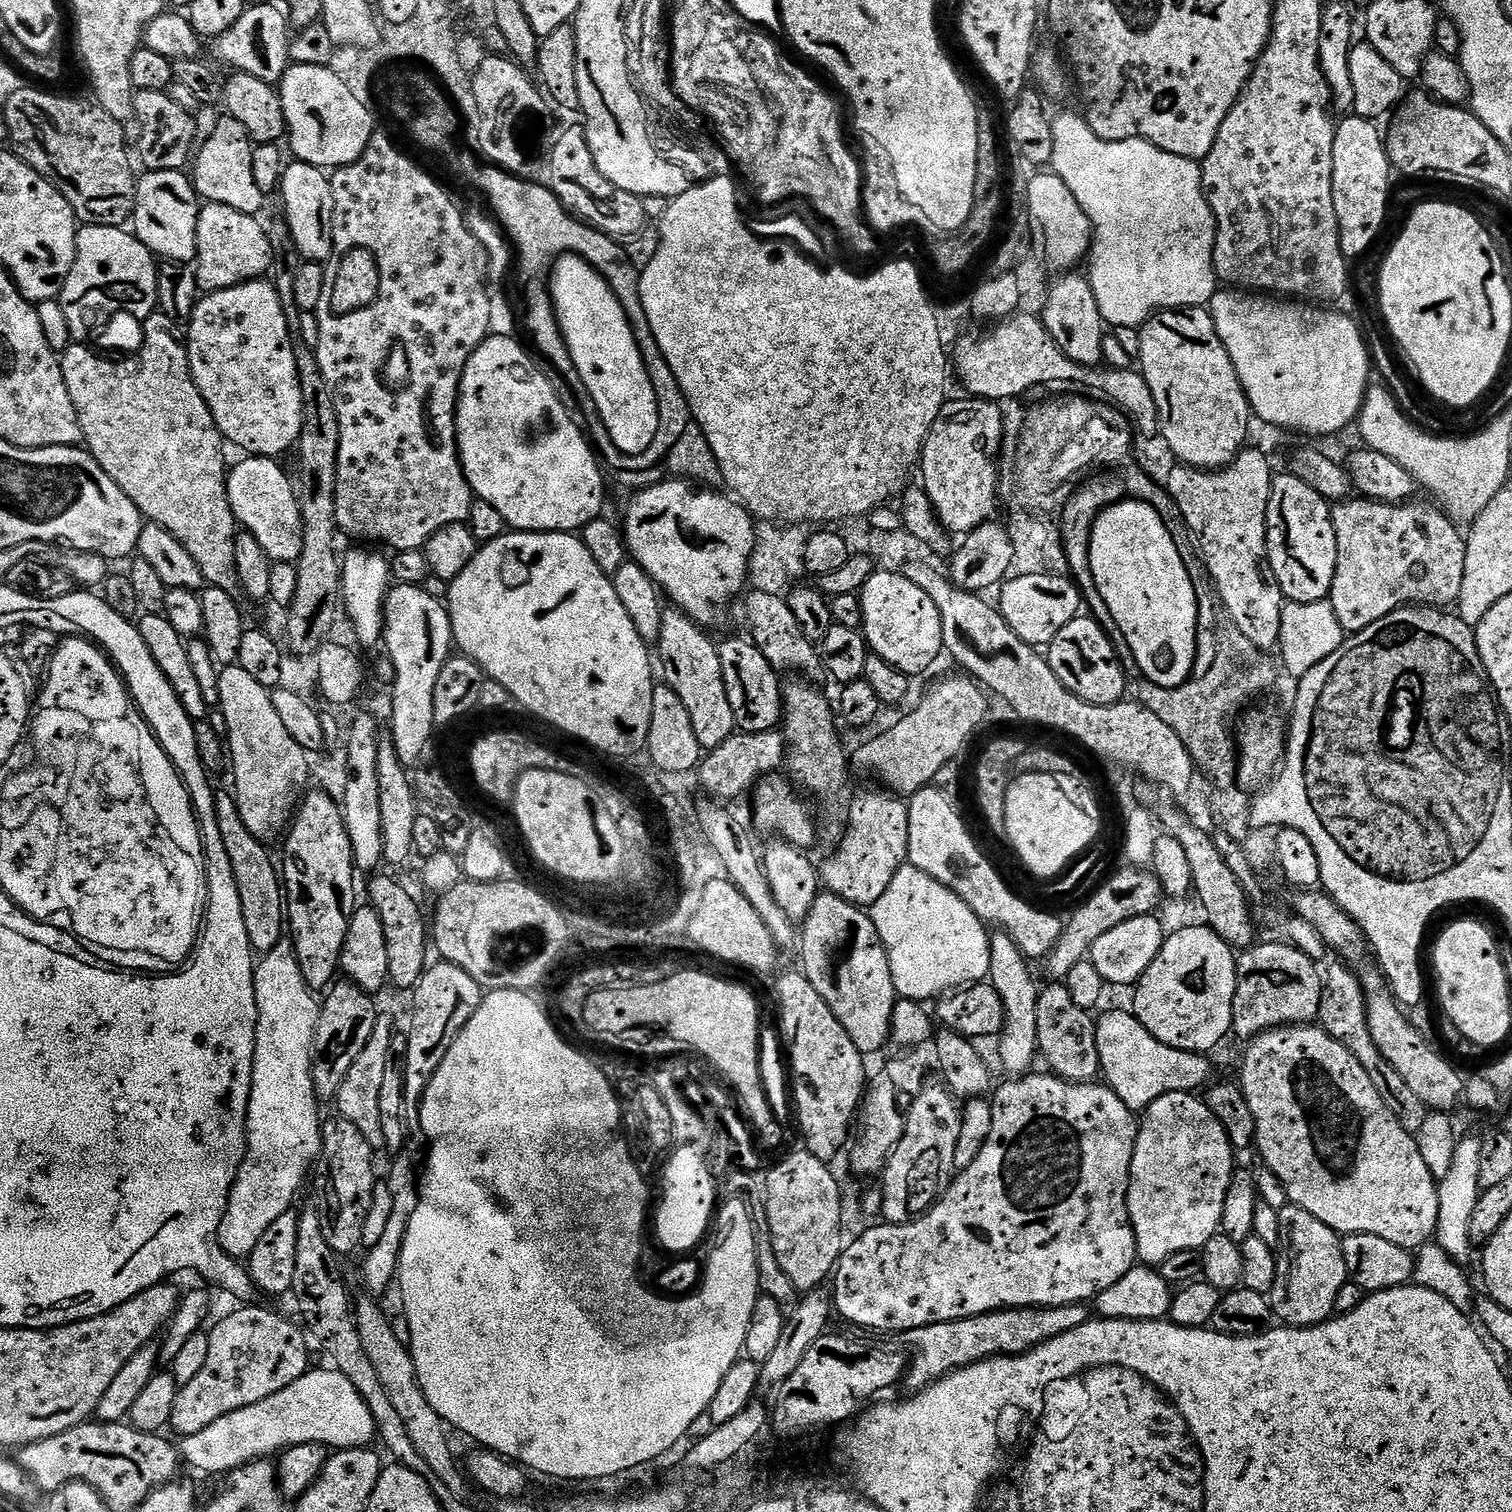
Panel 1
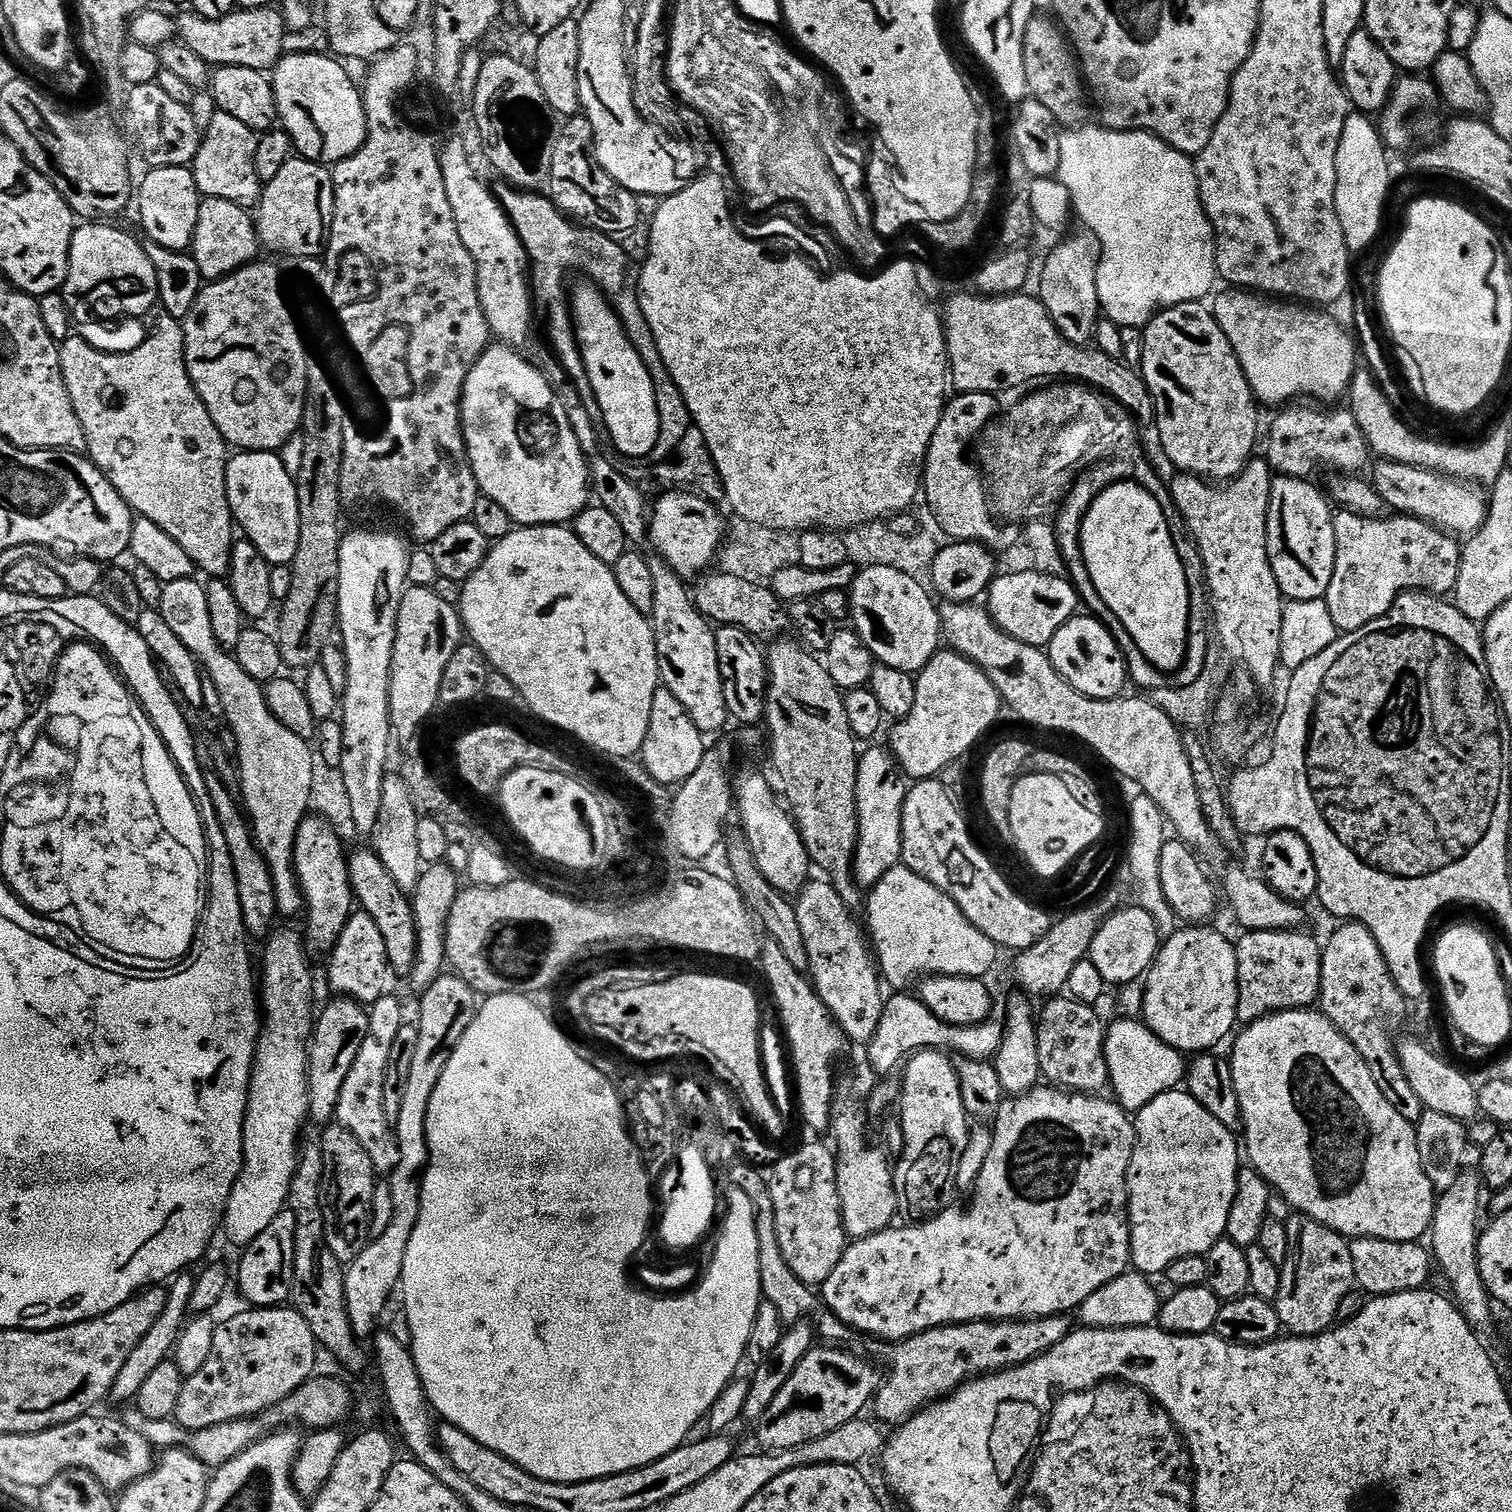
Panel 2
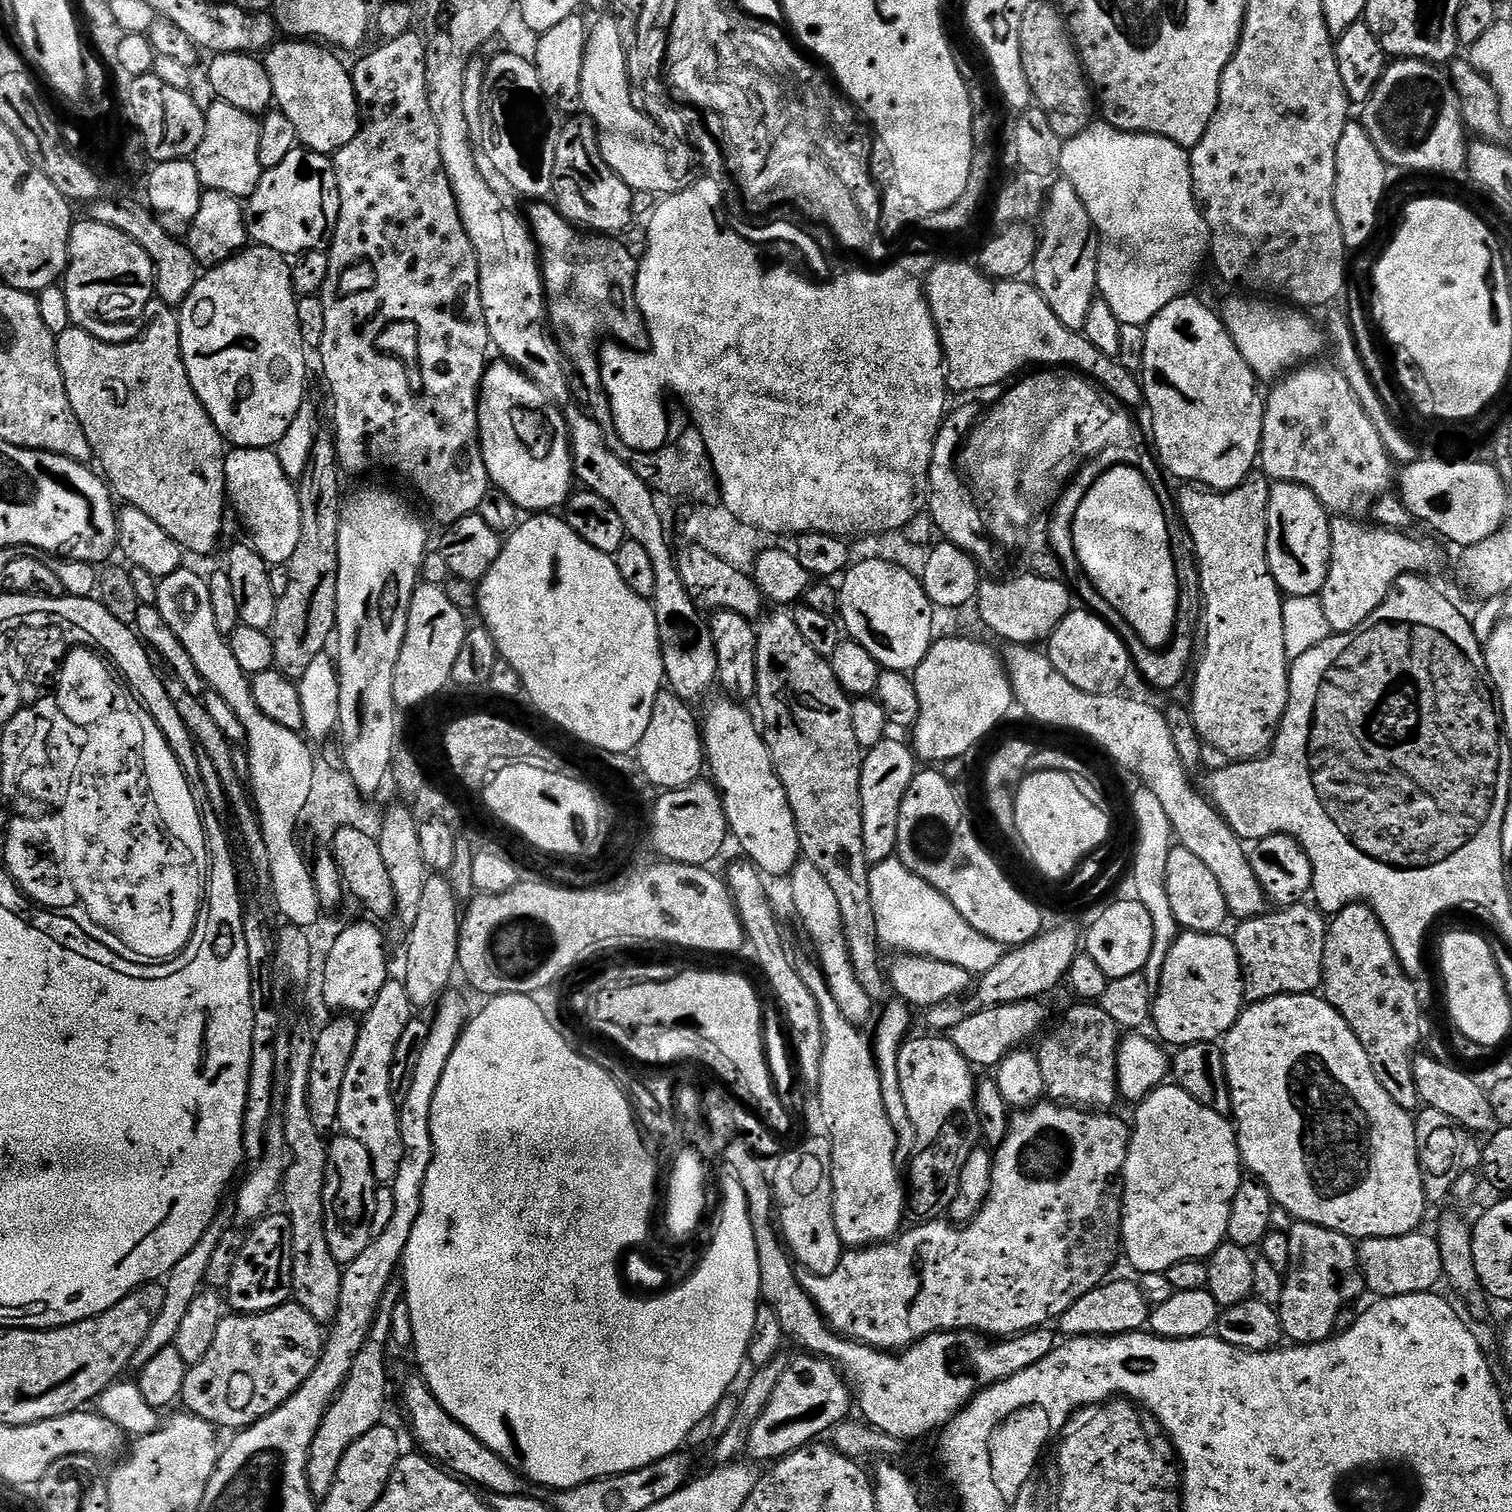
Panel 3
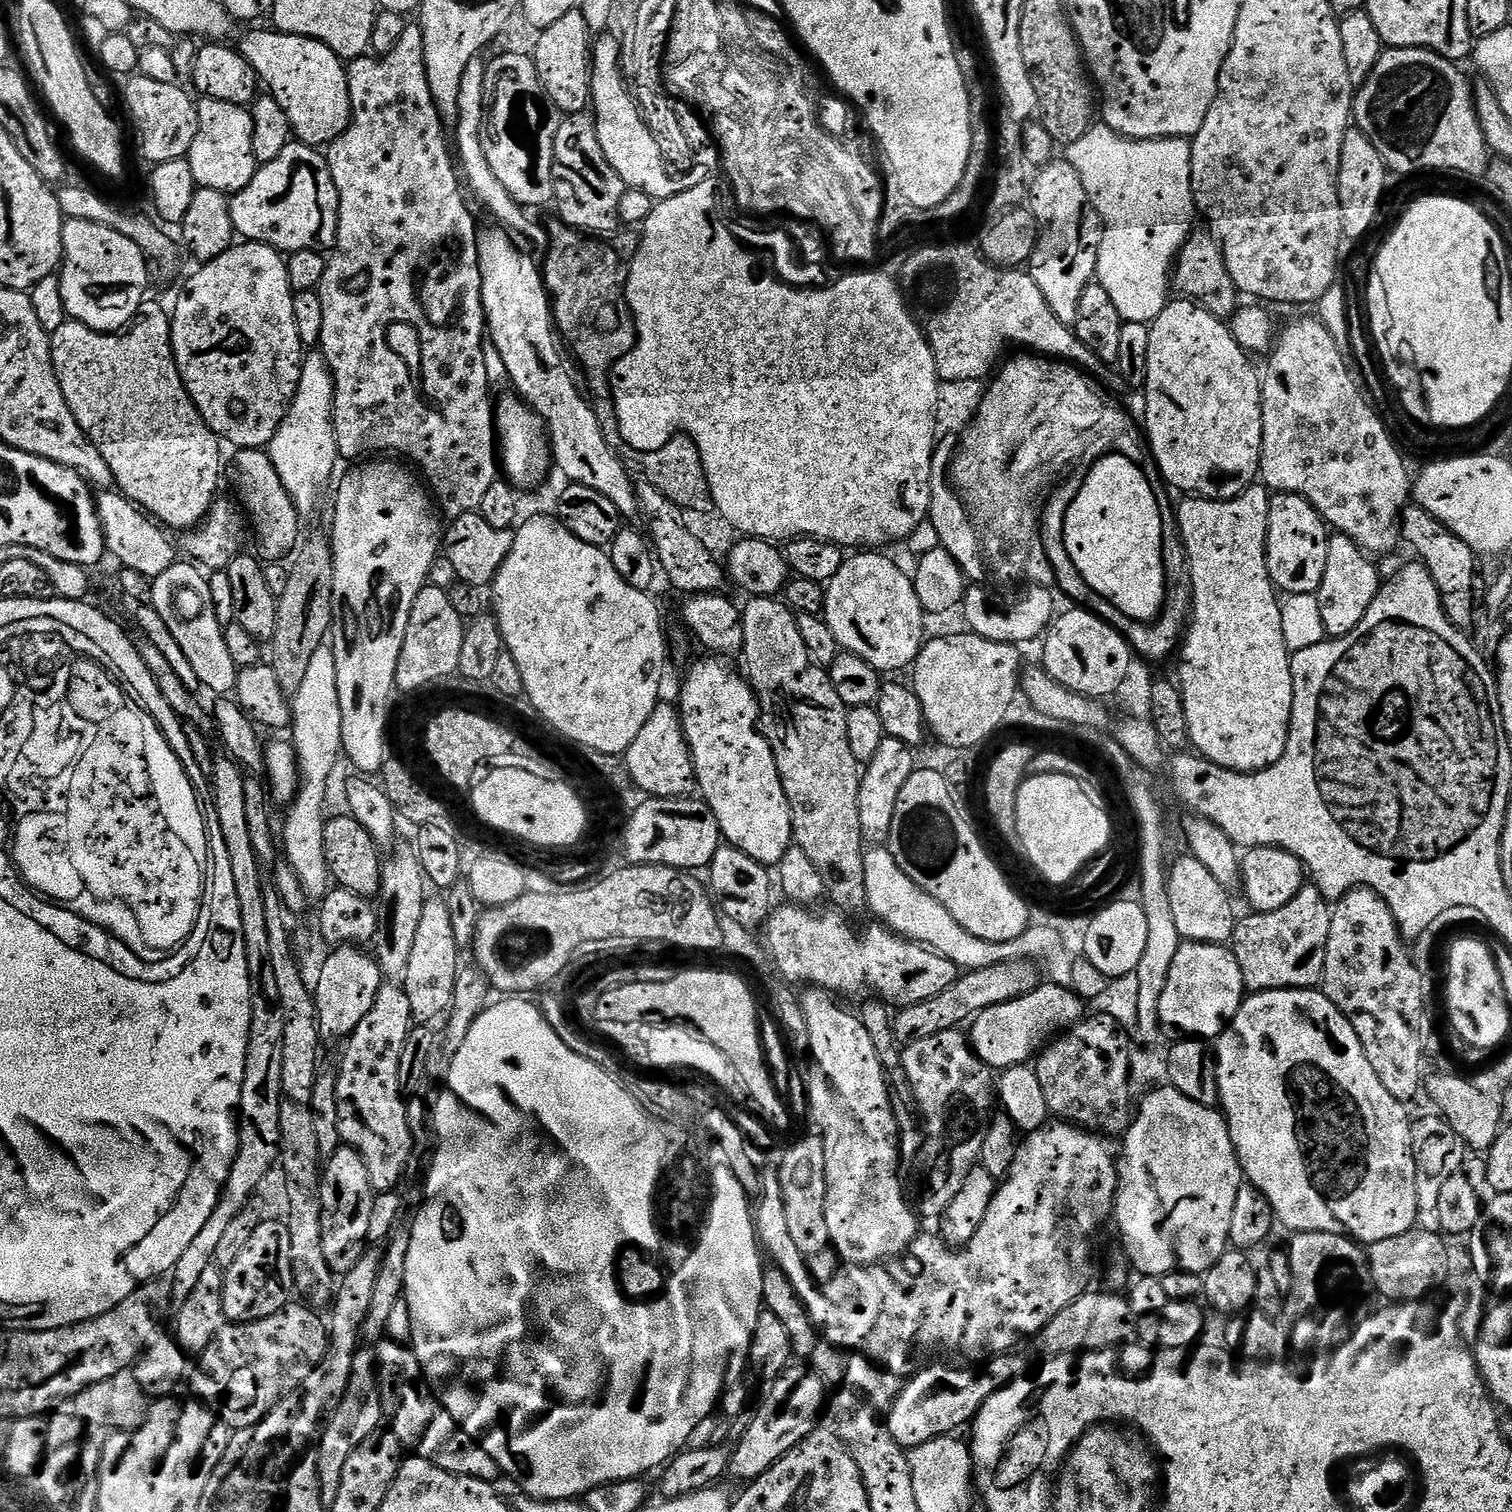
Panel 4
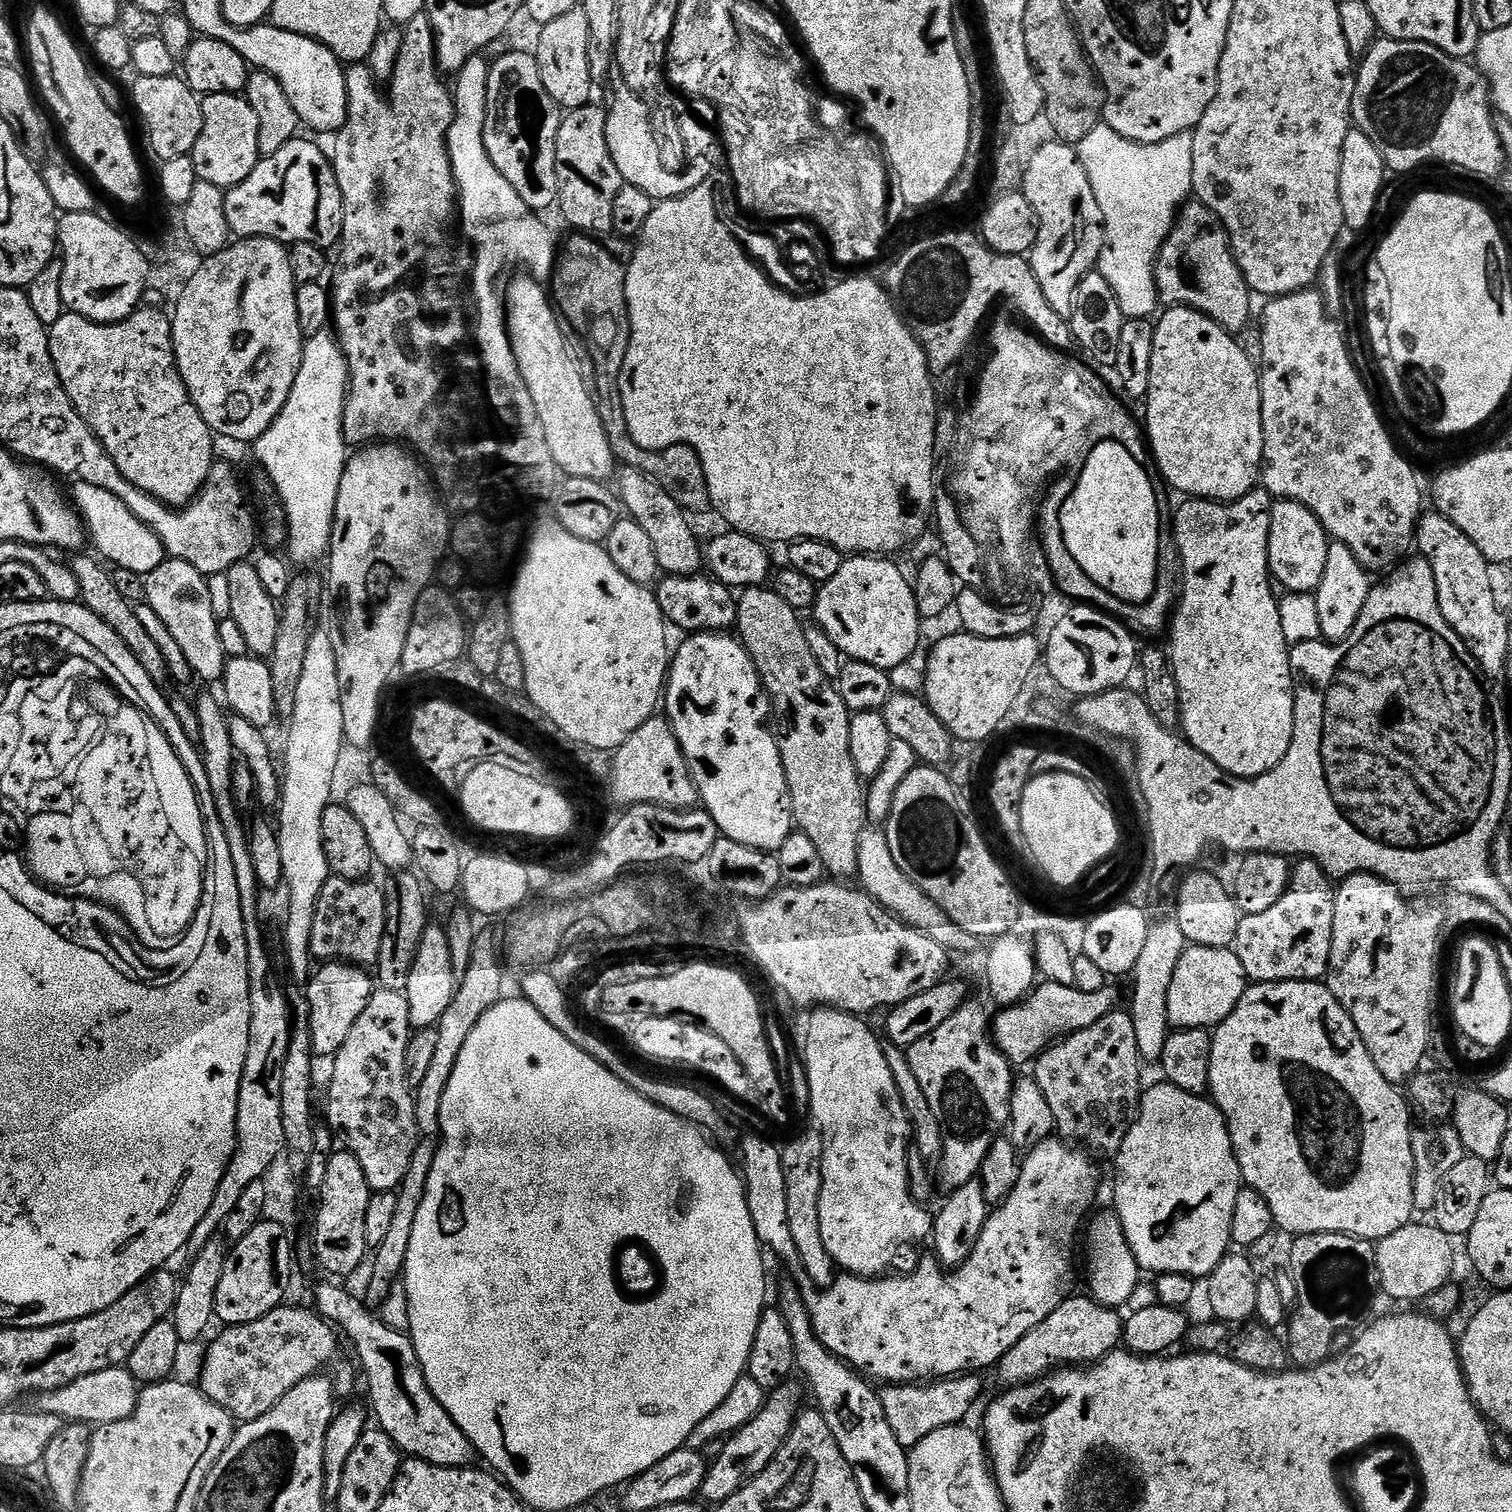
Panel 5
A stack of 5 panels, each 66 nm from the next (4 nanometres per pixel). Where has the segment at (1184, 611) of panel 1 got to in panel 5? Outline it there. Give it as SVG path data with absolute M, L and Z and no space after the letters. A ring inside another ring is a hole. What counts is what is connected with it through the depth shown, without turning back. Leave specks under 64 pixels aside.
M1107 438L1094 445L1073 494L1062 506L1060 525L1066 550L1074 554L1074 562L1086 570L1098 587L1114 594L1114 598L1124 604L1144 604L1150 594L1154 594L1156 576L1160 572L1160 511L1144 464L1132 457L1126 444L1119 439Z

